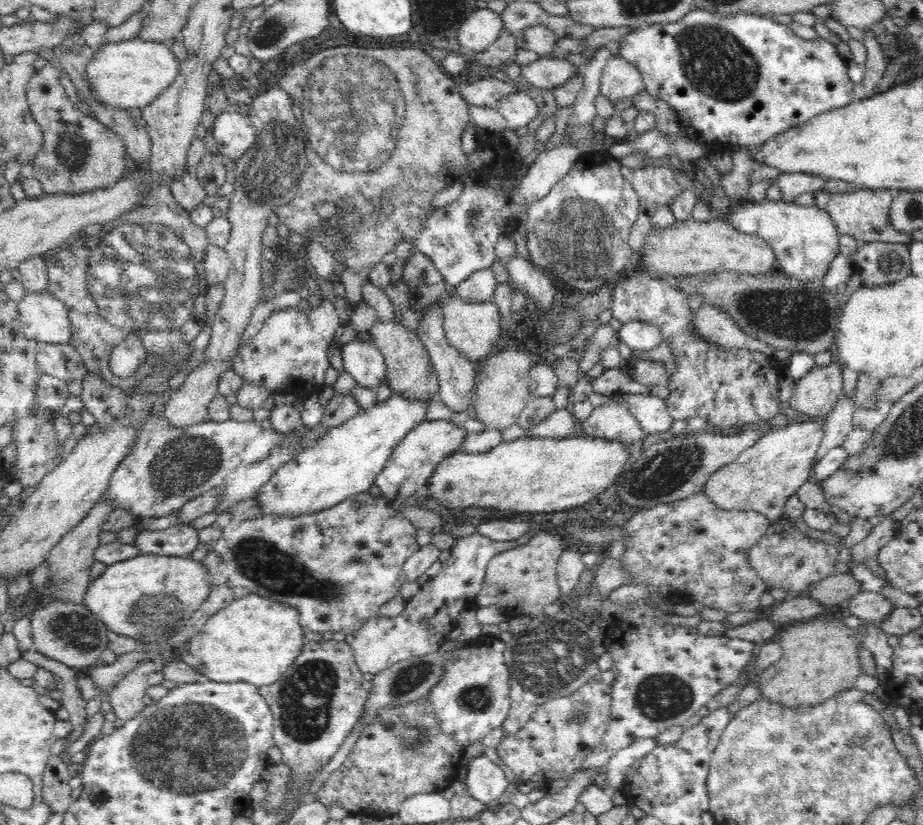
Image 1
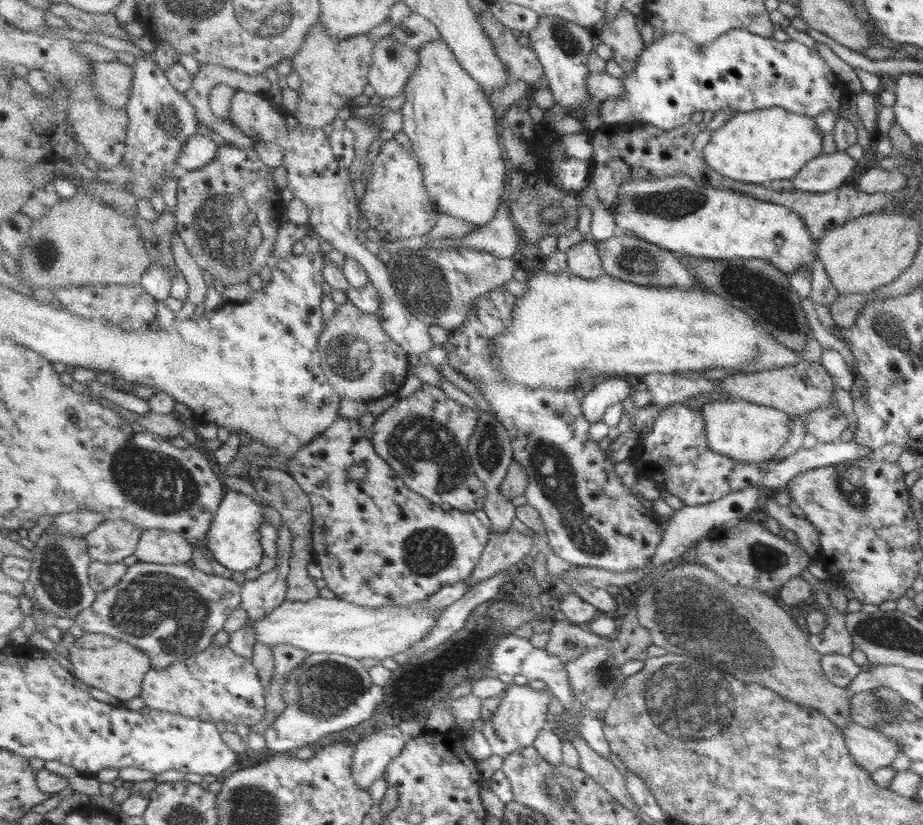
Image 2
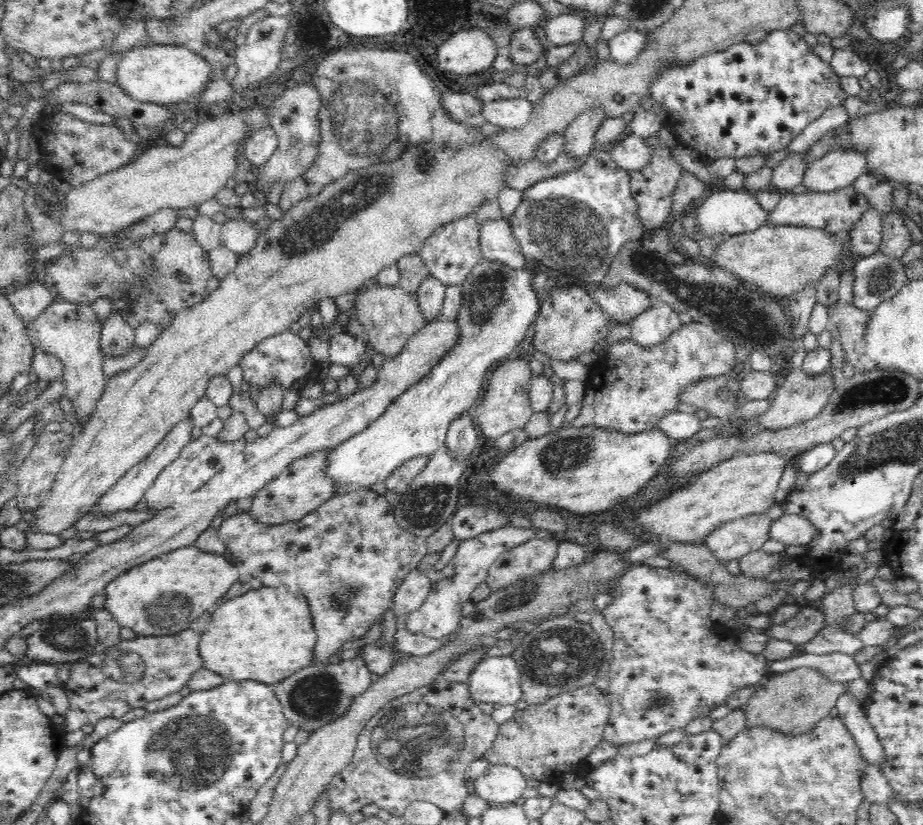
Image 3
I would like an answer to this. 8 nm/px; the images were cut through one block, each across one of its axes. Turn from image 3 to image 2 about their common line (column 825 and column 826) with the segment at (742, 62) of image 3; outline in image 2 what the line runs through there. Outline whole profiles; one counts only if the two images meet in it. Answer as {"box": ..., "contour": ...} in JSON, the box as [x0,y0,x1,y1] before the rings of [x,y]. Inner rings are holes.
{"box":[601,29,852,130],"contour":[[[732,29],[707,46],[699,46],[690,41],[682,32],[666,34],[663,37],[657,35],[655,42],[646,48],[639,59],[636,72],[627,74],[624,80],[627,87],[626,96],[620,98],[621,100],[605,101],[601,106],[602,119],[606,124],[644,121],[646,125],[652,124],[672,130],[689,124],[696,112],[710,111],[715,114],[730,108],[736,113],[746,113],[773,107],[810,119],[816,119],[816,116],[831,111],[838,120],[841,116],[840,107],[852,95],[818,51],[790,38],[786,42],[778,42],[774,38],[763,38],[763,35],[752,34],[752,31],[744,29]]]}

